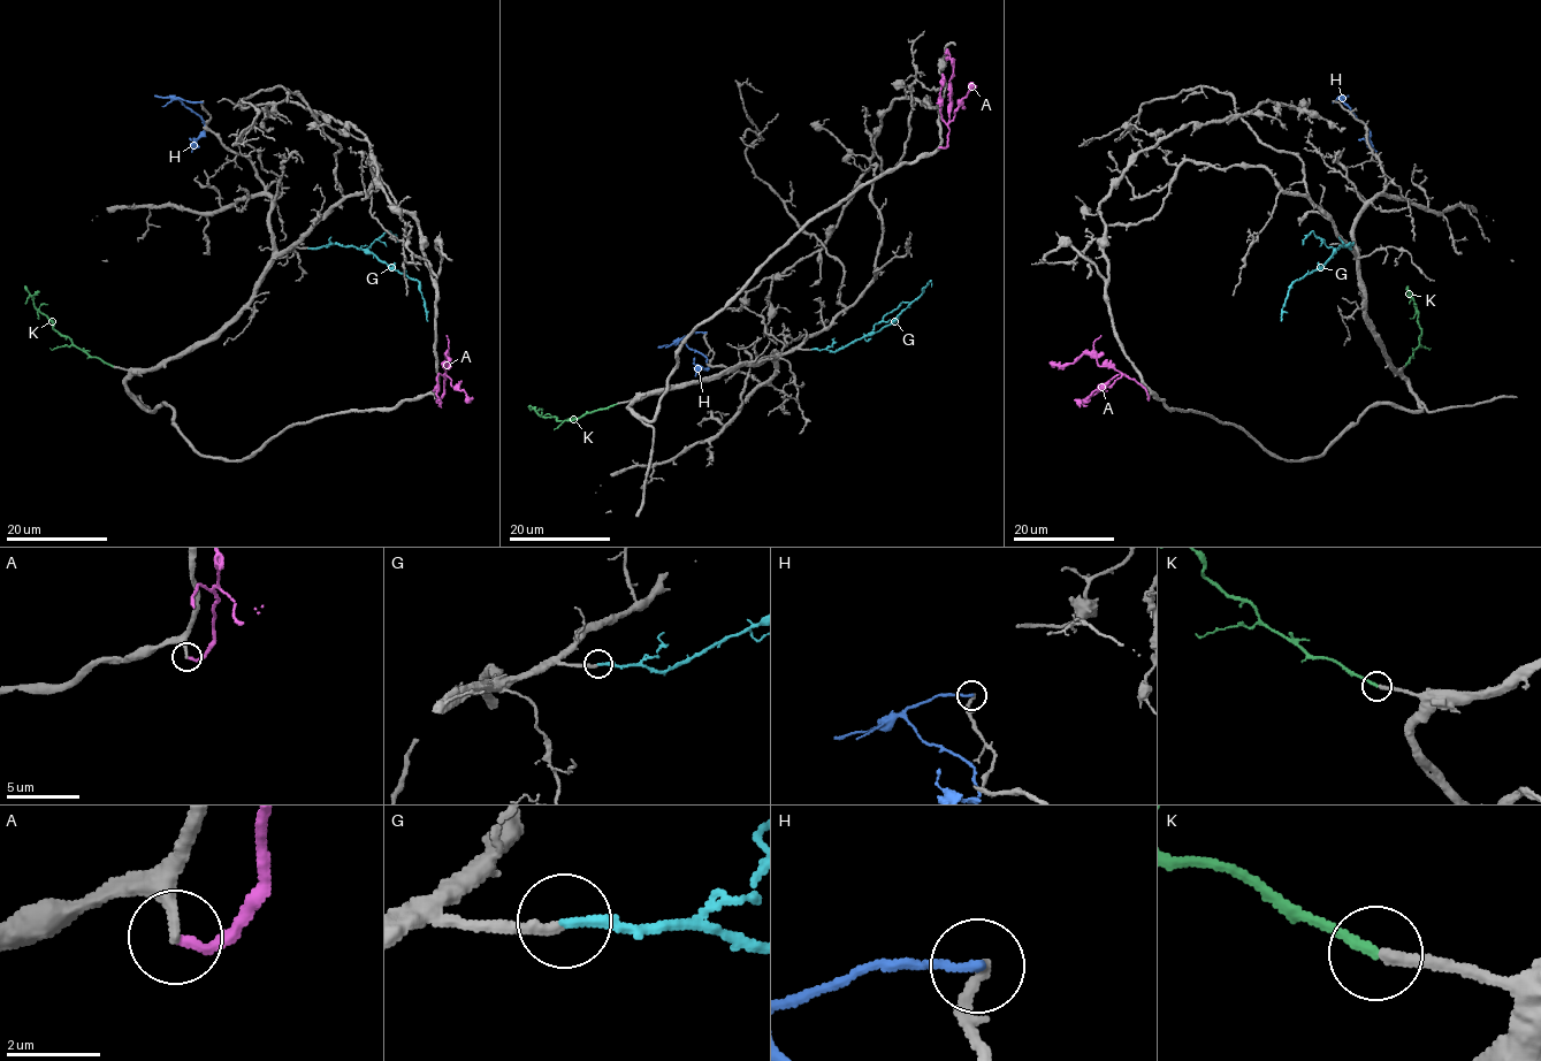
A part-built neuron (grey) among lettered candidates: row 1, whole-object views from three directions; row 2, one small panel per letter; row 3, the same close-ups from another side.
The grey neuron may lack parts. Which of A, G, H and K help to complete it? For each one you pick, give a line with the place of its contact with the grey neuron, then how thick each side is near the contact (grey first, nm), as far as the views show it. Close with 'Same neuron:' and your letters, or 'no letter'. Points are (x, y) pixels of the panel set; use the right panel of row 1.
G: meets grey at (1349, 247); 240 nm thick on the grey side, 220 nm on the other
K: meets grey at (1404, 366); 220 nm thick on the grey side, 220 nm on the other
Same neuron: G, K

